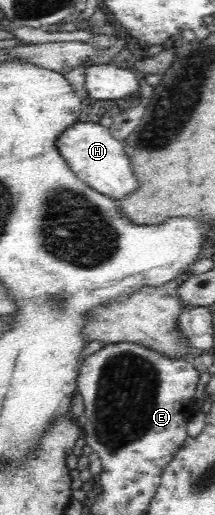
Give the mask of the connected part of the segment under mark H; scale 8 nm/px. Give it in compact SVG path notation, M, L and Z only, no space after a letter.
M75 121L58 134L55 146L63 160L77 175L77 179L83 181L88 187L115 201L135 190L137 183L131 170L130 160L125 154L123 142L114 138L108 127L98 122Z

